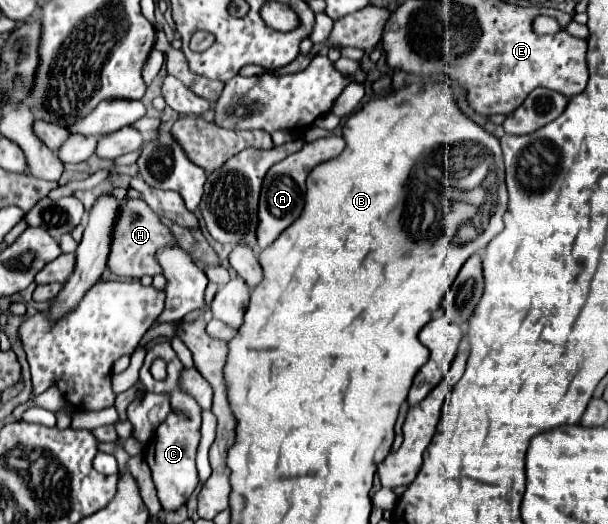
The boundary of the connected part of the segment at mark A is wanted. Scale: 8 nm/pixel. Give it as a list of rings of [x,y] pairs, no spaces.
[[[341,135],[317,139],[313,143],[305,143],[305,147],[283,161],[275,163],[265,179],[263,179],[263,189],[261,189],[261,201],[259,201],[259,227],[257,227],[257,247],[265,249],[271,245],[303,211],[303,197],[305,197],[305,179],[311,173],[313,167],[319,163],[325,163],[345,149],[345,139]]]

